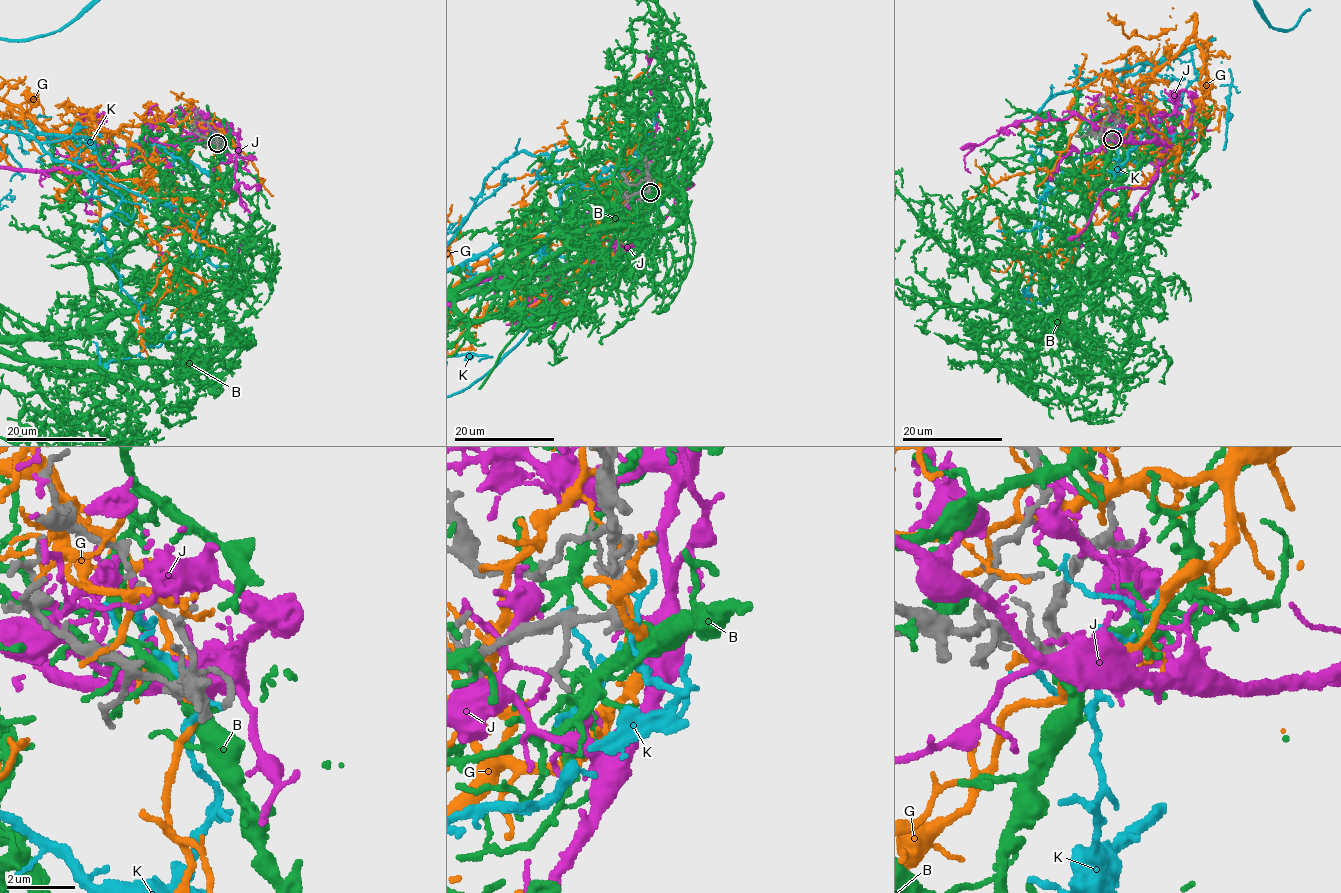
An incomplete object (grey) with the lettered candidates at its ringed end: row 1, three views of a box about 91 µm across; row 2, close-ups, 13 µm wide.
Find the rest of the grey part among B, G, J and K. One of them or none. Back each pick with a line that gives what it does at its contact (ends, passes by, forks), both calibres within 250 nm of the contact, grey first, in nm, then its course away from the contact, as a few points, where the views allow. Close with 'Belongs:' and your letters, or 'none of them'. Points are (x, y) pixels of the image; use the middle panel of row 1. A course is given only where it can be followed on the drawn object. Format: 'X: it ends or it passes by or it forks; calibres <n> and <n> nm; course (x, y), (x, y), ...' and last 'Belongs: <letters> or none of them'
B: it passes by; calibres 320 and 380 nm
Belongs: B

